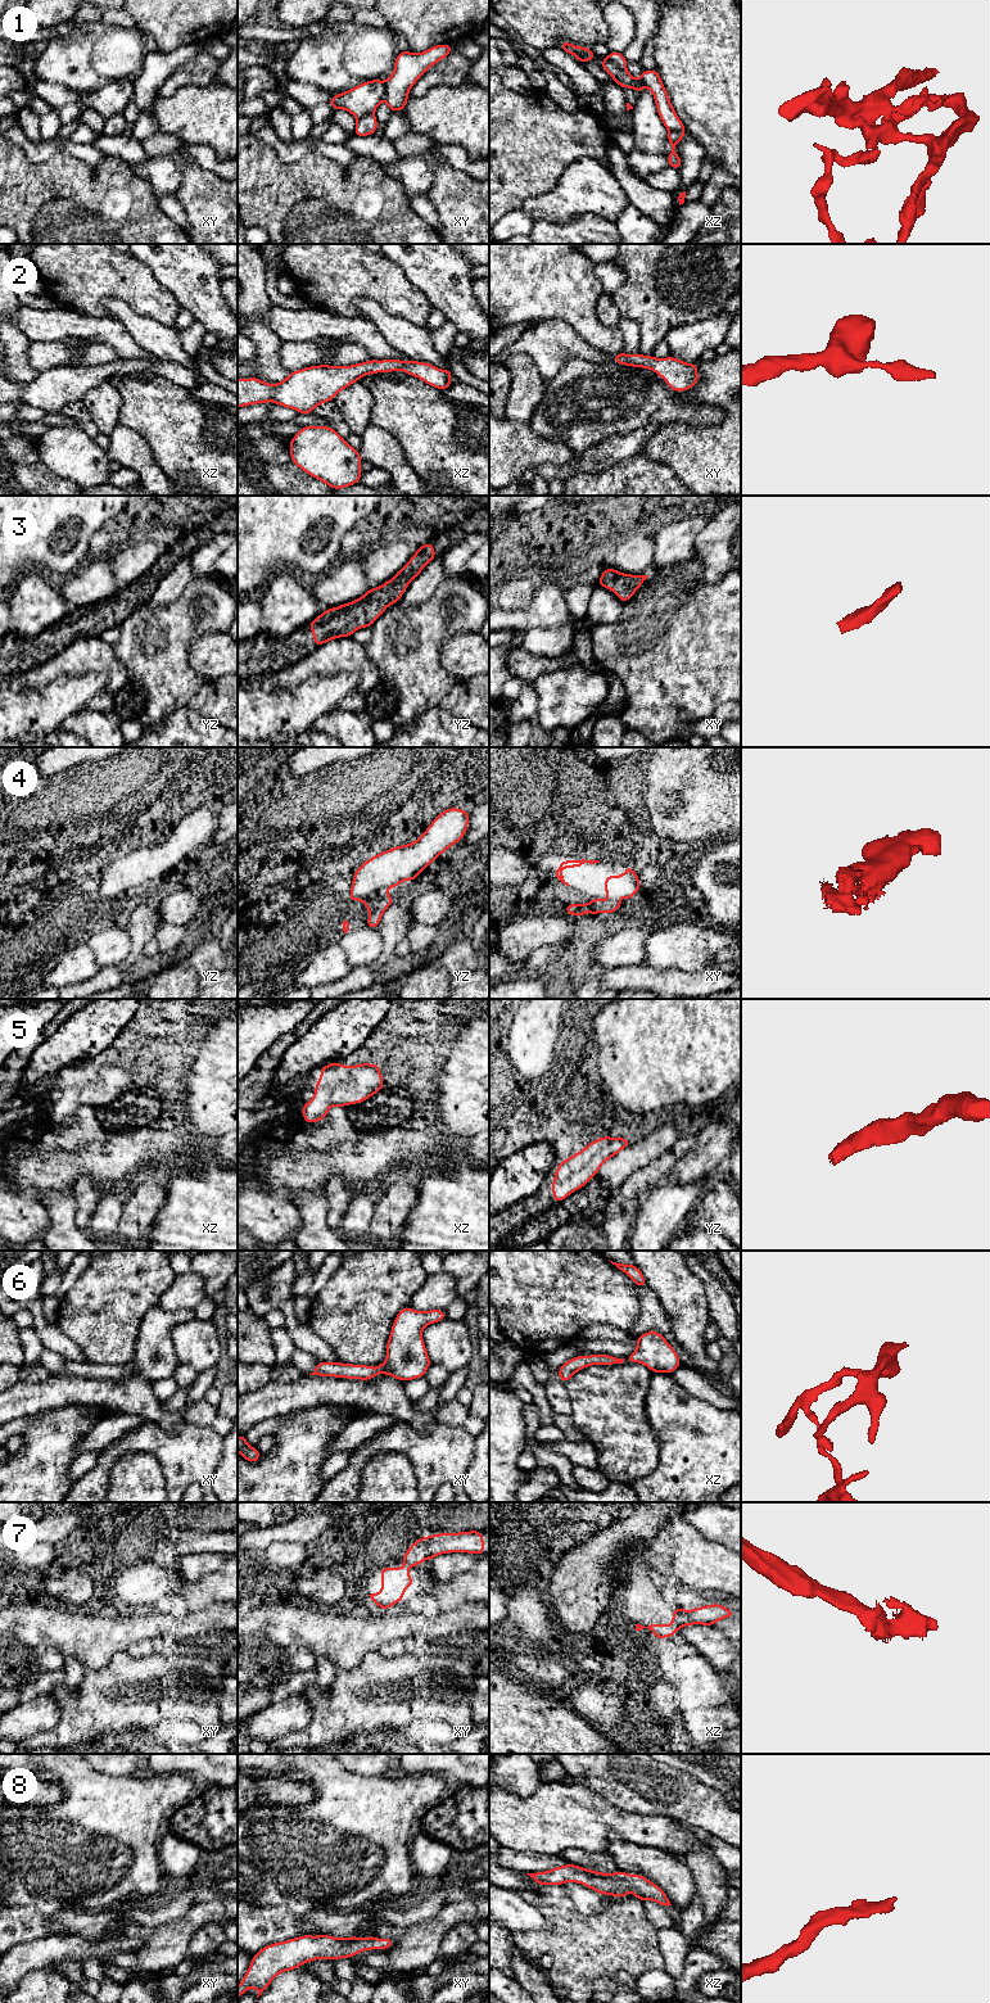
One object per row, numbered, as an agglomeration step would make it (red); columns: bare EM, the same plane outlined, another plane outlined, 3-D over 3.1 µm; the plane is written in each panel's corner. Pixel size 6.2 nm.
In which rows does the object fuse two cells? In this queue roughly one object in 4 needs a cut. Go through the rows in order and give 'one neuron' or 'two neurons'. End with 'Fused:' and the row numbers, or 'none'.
1: two neurons
2: one neuron
3: one neuron
4: one neuron
5: one neuron
6: one neuron
7: two neurons
8: one neuron
Fused: 1, 7

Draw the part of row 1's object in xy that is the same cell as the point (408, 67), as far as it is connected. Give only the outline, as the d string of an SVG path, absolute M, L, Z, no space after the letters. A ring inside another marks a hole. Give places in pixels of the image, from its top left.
M442 44L415 54L399 51L394 60L394 71L385 81L385 101L390 112L404 112L408 92L416 81L434 64L444 59L452 51L452 45Z

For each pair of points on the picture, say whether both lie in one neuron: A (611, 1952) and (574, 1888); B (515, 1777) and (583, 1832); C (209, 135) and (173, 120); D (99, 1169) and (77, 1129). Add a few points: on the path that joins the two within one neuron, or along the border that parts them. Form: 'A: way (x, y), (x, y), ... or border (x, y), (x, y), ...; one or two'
A: border (568, 1894), (586, 1915), (597, 1915), (616, 1902); two
B: border (541, 1782), (525, 1796), (519, 1796), (503, 1789); two
C: way (200, 126), (194, 120), (182, 120); one
D: border (109, 1131), (76, 1151), (58, 1148); two

